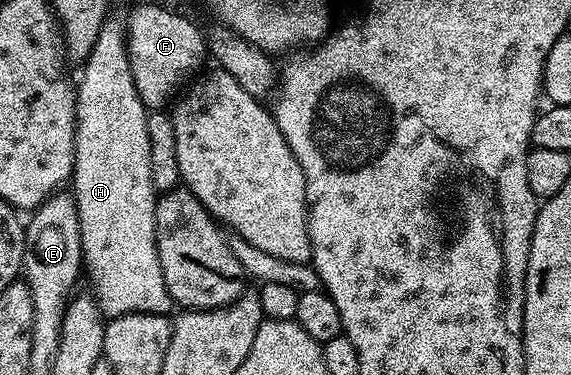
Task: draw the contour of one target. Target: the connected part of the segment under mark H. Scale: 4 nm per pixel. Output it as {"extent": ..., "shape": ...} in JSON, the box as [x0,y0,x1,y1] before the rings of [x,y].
{"extent":[70,17,174,317],"shape":[[[109,17],[104,20],[102,29],[98,33],[98,41],[94,41],[94,49],[88,54],[88,58],[84,60],[82,64],[82,70],[84,72],[80,75],[80,83],[75,84],[76,88],[76,136],[74,137],[74,165],[72,166],[72,177],[70,180],[70,194],[73,199],[76,200],[76,212],[78,213],[78,221],[80,222],[80,254],[82,256],[83,266],[86,268],[86,275],[88,271],[88,279],[92,282],[92,288],[90,288],[91,294],[94,296],[97,305],[100,306],[100,314],[105,317],[115,317],[117,315],[129,315],[130,313],[154,313],[155,315],[168,315],[173,310],[174,304],[170,293],[166,289],[166,281],[162,277],[162,265],[160,264],[160,258],[158,257],[158,249],[156,248],[156,201],[158,198],[158,192],[154,181],[152,180],[152,174],[150,173],[150,137],[146,133],[146,121],[148,120],[149,112],[146,110],[142,100],[139,99],[138,89],[135,88],[134,79],[131,76],[130,63],[128,61],[128,36],[126,34],[126,23],[123,18],[115,19],[115,17]]]}

